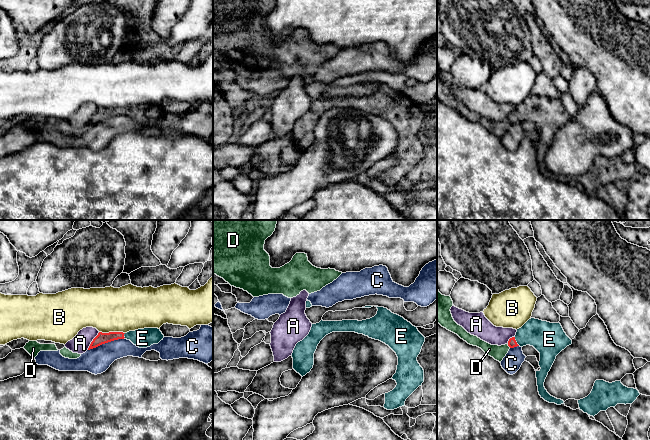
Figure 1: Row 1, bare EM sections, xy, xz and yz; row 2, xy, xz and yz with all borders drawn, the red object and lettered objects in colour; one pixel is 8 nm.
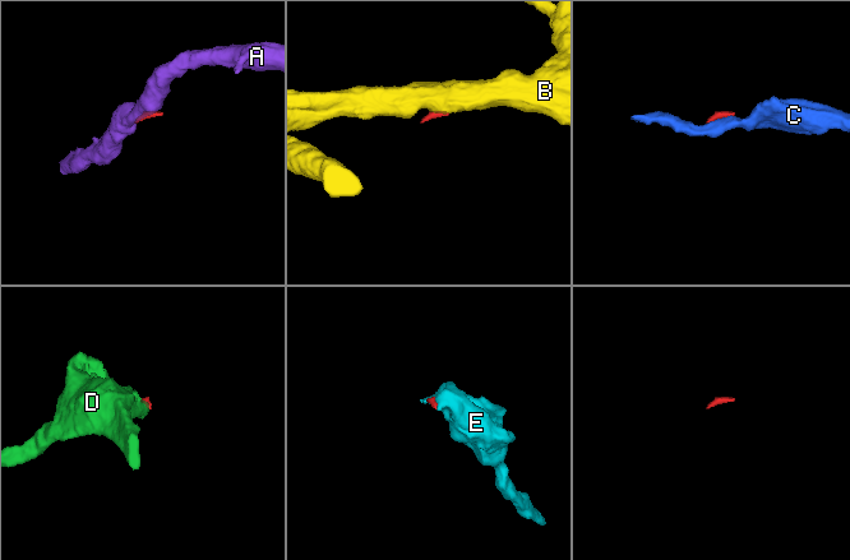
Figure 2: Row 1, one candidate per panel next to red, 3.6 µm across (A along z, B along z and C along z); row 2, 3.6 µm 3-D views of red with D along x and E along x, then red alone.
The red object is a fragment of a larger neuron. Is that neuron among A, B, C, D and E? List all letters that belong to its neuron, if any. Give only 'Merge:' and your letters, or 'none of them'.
Merge: D, E

